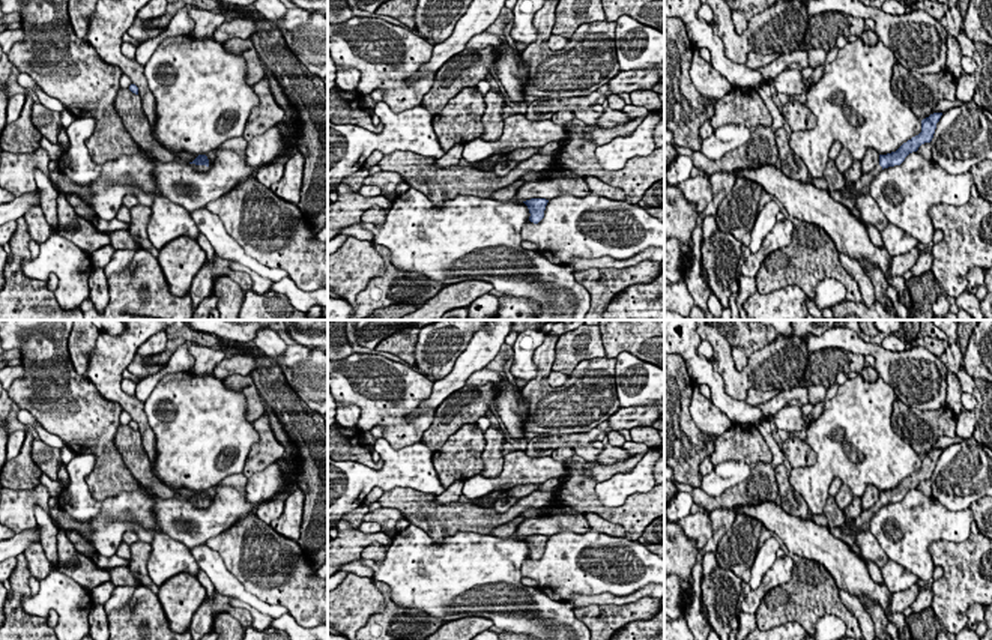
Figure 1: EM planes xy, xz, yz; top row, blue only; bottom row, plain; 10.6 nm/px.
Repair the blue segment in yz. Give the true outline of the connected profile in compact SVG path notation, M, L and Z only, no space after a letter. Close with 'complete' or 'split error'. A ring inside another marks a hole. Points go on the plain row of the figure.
M933 449L929 454L921 457L921 469L906 479L903 479L896 488L879 491L879 500L870 508L863 511L852 523L852 527L869 530L870 520L873 514L884 505L900 502L905 494L917 488L918 484L924 479L930 479L942 449Z; split error

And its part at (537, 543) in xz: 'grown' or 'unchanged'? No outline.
unchanged

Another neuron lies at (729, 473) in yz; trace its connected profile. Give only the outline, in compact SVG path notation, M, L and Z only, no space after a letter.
M723 461L712 472L702 476L700 490L712 497L721 496L727 488L736 487L739 482L749 481L752 466L744 461Z

